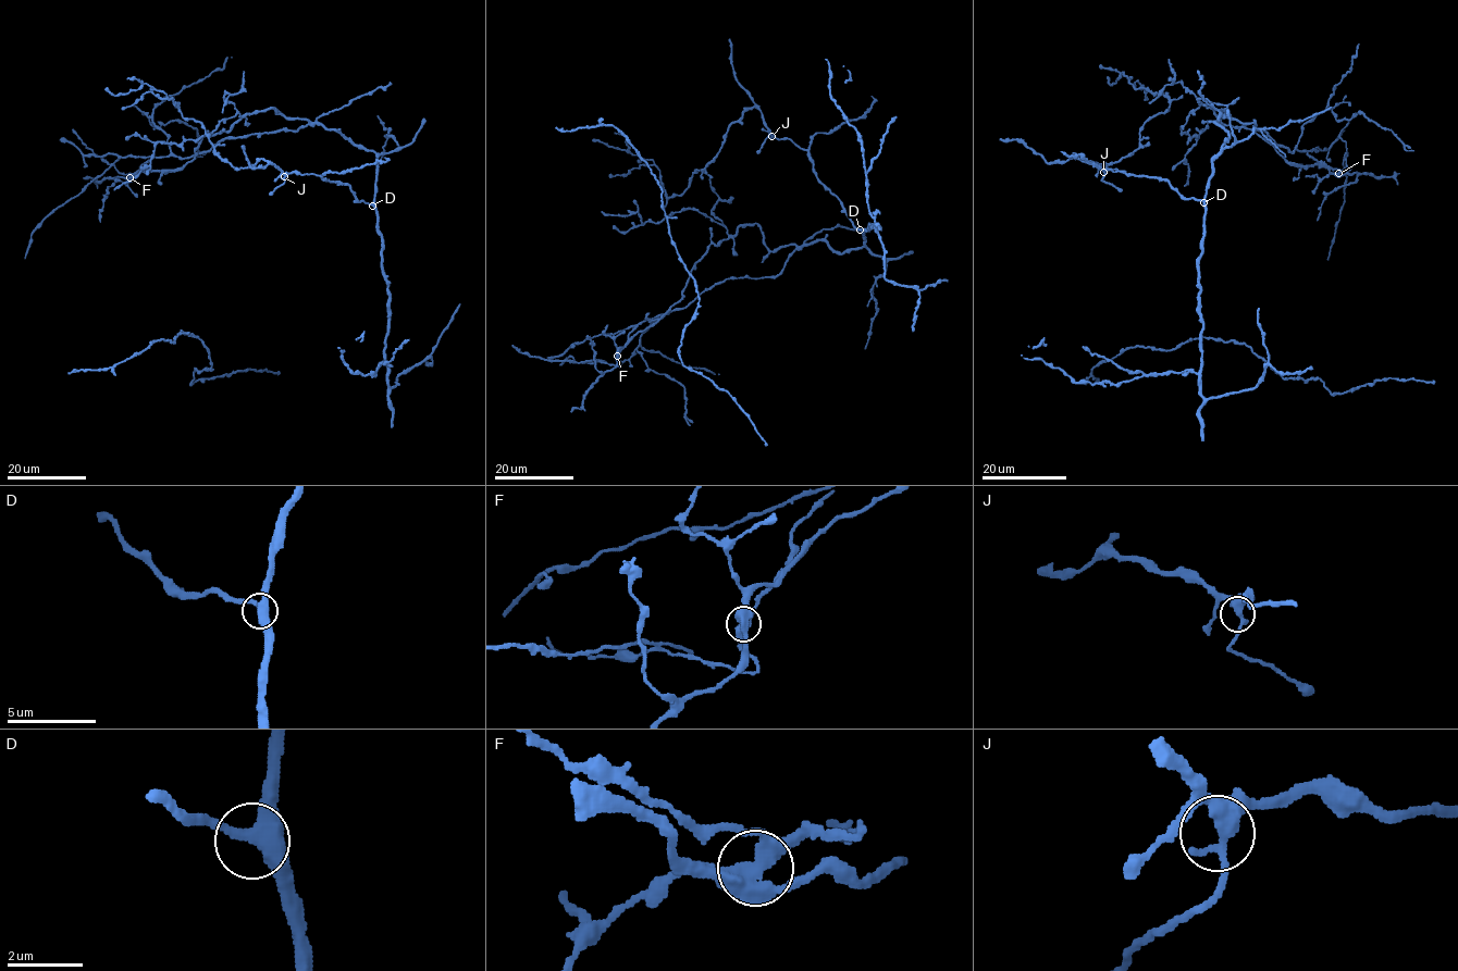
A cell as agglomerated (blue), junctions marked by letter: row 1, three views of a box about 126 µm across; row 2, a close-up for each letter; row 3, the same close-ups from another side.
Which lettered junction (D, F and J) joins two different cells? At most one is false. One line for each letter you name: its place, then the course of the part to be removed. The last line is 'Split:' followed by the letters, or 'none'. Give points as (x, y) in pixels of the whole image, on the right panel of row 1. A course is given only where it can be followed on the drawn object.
F: (1338, 173) | (1338, 173), (1350, 169), (1345, 159), (1344, 203), (1327, 260)
Split: F

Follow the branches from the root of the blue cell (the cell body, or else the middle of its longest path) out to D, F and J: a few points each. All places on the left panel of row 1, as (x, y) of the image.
D: (272, 108), (287, 117), (319, 122), (371, 149), (377, 156), (377, 191), (372, 206)
F: (272, 108), (243, 115), (229, 131), (205, 136), (196, 148), (195, 158), (183, 167), (139, 170), (130, 177)
J: (272, 108), (287, 117), (319, 122), (377, 156), (371, 204), (358, 201), (347, 184), (320, 175), (284, 176)

